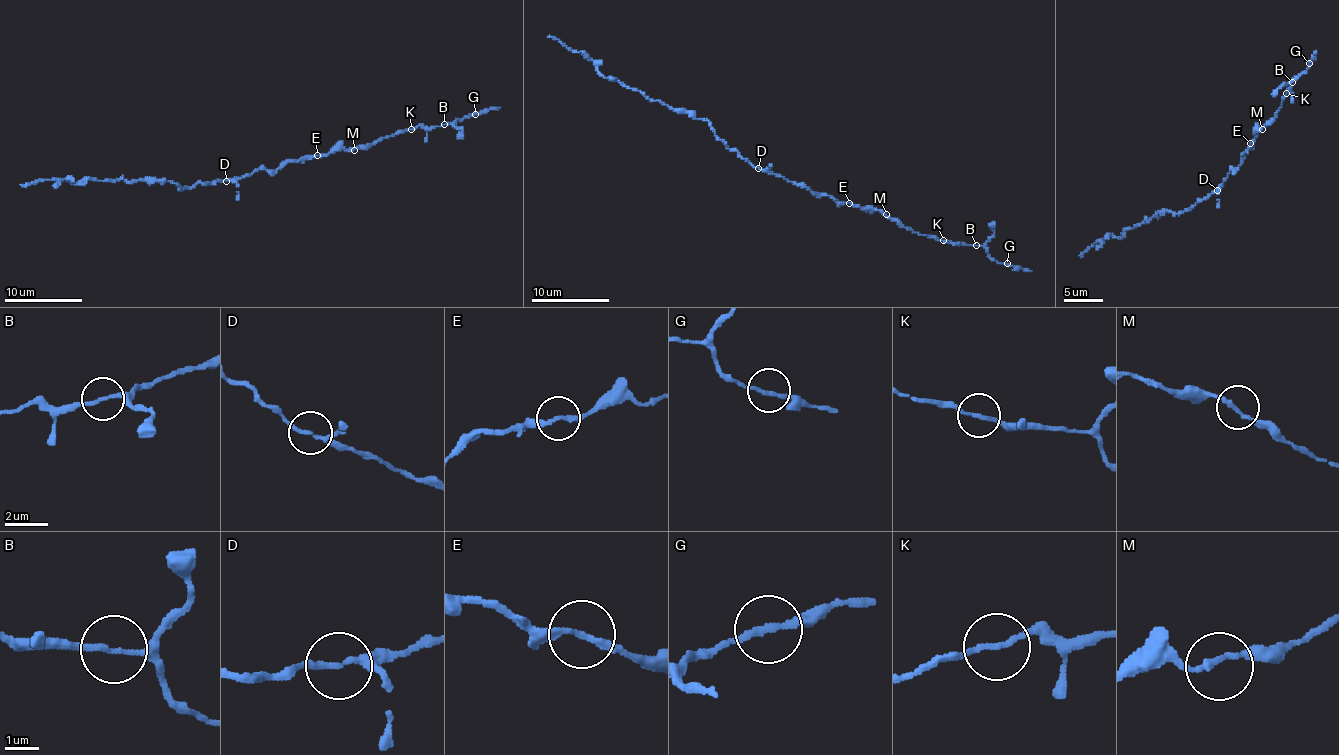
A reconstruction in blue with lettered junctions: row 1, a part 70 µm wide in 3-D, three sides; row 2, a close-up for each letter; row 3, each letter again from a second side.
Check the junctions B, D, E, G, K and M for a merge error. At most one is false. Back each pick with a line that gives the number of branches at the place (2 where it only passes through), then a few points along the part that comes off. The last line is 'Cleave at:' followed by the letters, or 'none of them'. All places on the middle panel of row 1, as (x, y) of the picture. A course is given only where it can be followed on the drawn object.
Cleave at: none of them

